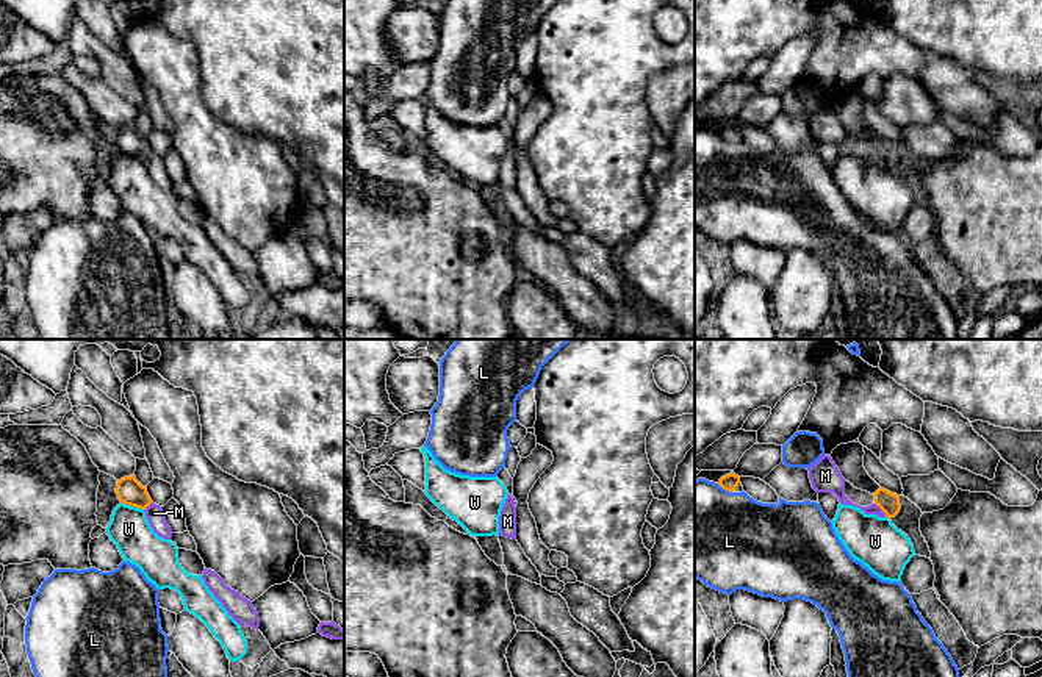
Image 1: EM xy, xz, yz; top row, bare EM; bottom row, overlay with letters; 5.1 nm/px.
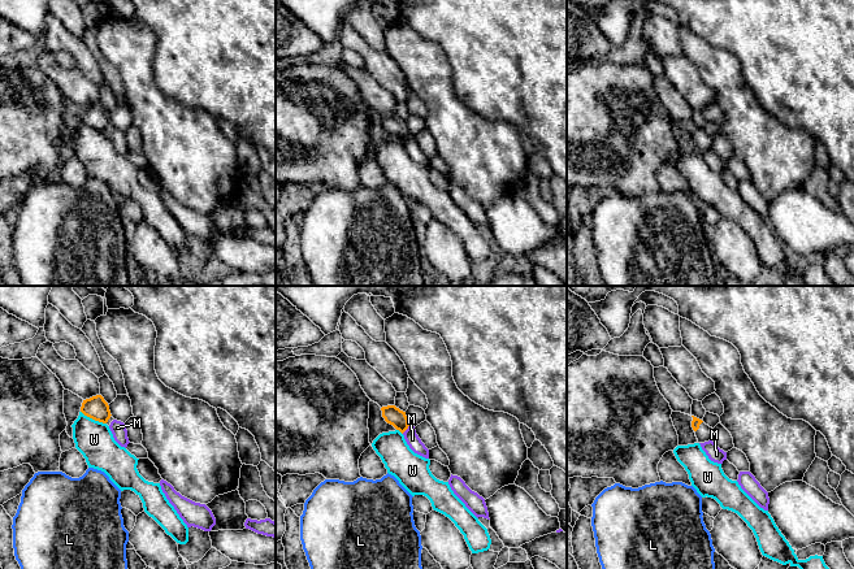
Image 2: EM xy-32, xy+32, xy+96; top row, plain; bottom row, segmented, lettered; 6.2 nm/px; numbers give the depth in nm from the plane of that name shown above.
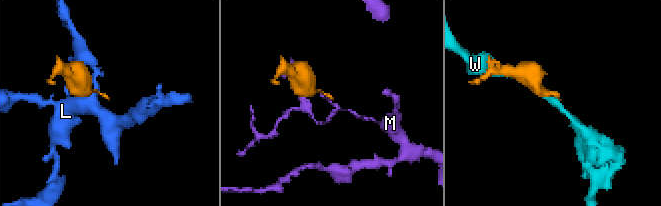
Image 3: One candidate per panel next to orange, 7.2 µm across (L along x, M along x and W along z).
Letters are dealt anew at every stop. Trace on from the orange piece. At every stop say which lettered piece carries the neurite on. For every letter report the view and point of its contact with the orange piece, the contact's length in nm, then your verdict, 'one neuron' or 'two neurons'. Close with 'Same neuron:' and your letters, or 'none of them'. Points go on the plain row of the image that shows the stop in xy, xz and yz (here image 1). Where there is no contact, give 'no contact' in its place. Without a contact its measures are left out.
L: meets orange in yz at (725, 138); contact 90 nm long; two neurons
M: meets orange in yz at (881, 158); contact 100 nm long; two neurons
W: meets orange in xy at (133, 155); contact 120 nm long; two neurons
Same neuron: none of them

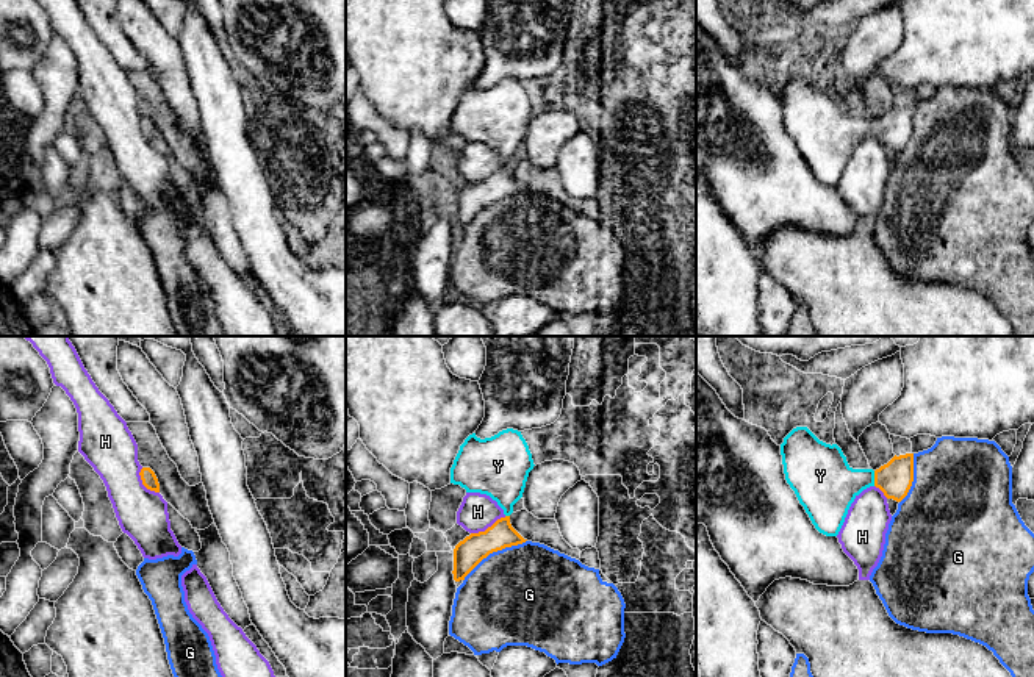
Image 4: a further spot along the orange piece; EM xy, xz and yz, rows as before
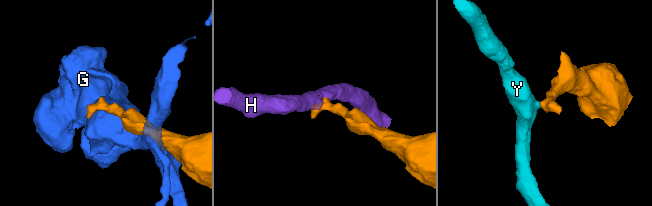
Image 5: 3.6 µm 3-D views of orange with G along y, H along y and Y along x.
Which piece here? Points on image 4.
G: meets orange in xz at (493, 200); contact 380 nm long; two neurons
H: meets orange in xz at (488, 177); contact 200 nm long; two neurons
Y: meets orange in yz at (875, 128); contact 80 nm long; one neuron
Same neuron: Y

